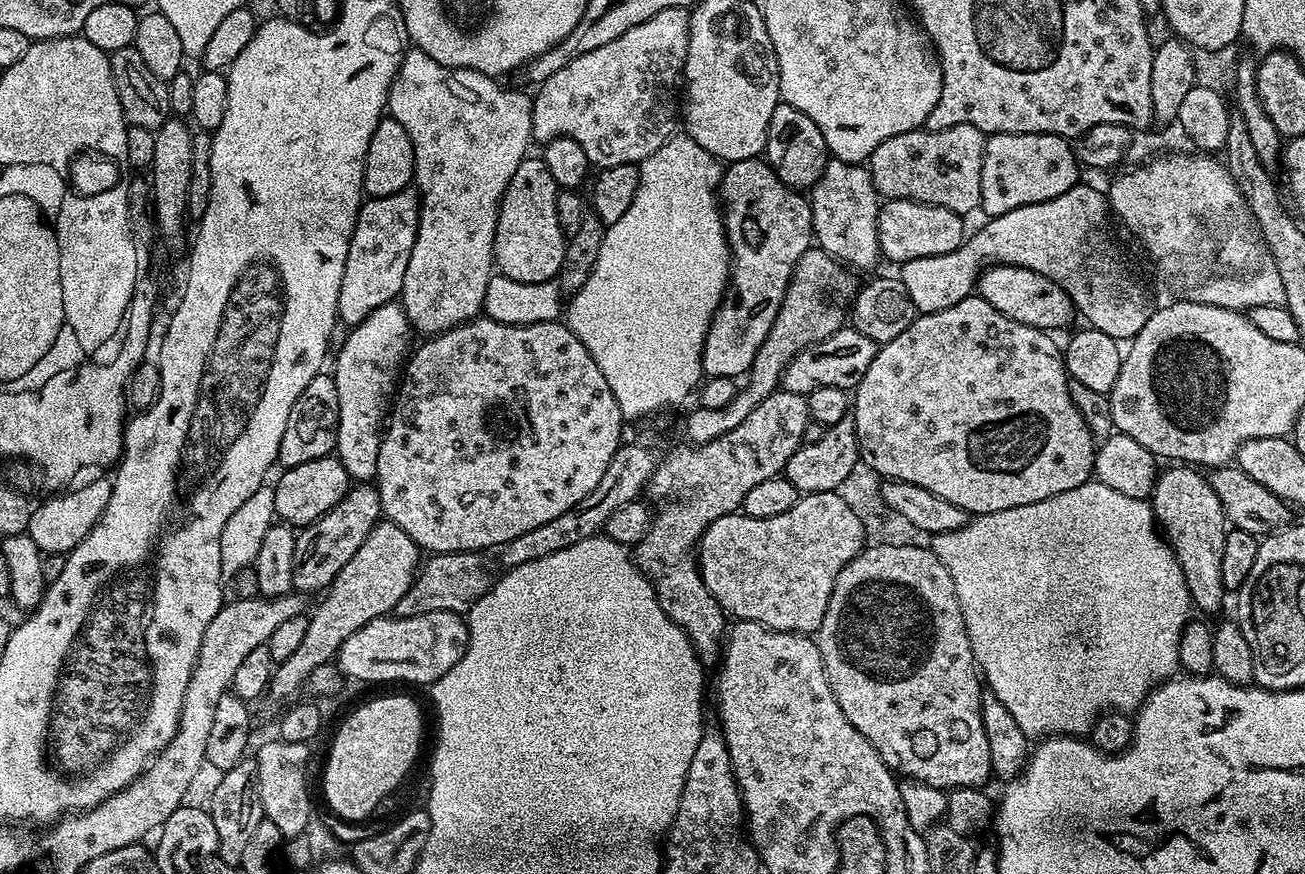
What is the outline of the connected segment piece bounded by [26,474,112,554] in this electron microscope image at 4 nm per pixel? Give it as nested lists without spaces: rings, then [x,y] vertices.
[[[104,474],[97,476],[100,476],[97,480],[92,480],[89,484],[82,485],[81,488],[73,487],[63,494],[53,495],[56,496],[53,500],[40,505],[37,503],[33,507],[26,535],[34,538],[41,553],[67,554],[74,551],[88,537],[90,530],[94,530],[94,526],[100,522],[100,515],[106,510],[106,502],[110,502],[112,480],[104,477]]]

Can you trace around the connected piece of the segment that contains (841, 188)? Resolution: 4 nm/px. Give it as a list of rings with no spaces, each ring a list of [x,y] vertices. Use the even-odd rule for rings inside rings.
[[[829,159],[818,182],[810,190],[812,234],[815,243],[849,269],[872,268],[881,259],[876,219],[881,197],[872,181],[871,171],[864,164]]]

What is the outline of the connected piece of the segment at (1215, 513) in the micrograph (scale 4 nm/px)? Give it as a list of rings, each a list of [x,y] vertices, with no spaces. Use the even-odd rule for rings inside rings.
[[[1168,466],[1165,472],[1163,469],[1157,475],[1150,503],[1159,531],[1182,566],[1193,605],[1204,612],[1218,611],[1226,595],[1222,582],[1222,546],[1226,542],[1226,521],[1222,502],[1218,494],[1214,494],[1211,479],[1192,466]]]

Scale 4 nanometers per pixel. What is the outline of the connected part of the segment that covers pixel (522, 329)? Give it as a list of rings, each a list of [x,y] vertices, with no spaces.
[[[473,318],[466,324],[457,324],[449,332],[441,332],[423,341],[420,349],[411,353],[406,367],[402,372],[402,379],[398,384],[398,391],[390,405],[390,415],[386,420],[386,427],[380,437],[378,450],[378,470],[374,487],[380,494],[380,510],[387,519],[393,520],[425,553],[437,552],[478,552],[484,548],[499,549],[500,545],[510,542],[510,538],[518,538],[518,534],[526,534],[546,522],[554,522],[558,514],[566,514],[598,482],[602,482],[602,474],[606,474],[606,466],[610,466],[612,456],[622,443],[620,424],[622,417],[620,407],[602,378],[602,370],[598,370],[598,362],[582,346],[582,342],[567,323],[551,320],[541,324],[503,324],[487,318]]]

